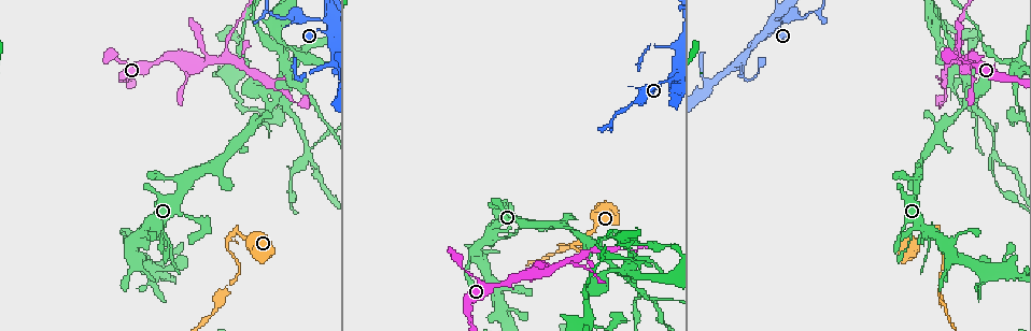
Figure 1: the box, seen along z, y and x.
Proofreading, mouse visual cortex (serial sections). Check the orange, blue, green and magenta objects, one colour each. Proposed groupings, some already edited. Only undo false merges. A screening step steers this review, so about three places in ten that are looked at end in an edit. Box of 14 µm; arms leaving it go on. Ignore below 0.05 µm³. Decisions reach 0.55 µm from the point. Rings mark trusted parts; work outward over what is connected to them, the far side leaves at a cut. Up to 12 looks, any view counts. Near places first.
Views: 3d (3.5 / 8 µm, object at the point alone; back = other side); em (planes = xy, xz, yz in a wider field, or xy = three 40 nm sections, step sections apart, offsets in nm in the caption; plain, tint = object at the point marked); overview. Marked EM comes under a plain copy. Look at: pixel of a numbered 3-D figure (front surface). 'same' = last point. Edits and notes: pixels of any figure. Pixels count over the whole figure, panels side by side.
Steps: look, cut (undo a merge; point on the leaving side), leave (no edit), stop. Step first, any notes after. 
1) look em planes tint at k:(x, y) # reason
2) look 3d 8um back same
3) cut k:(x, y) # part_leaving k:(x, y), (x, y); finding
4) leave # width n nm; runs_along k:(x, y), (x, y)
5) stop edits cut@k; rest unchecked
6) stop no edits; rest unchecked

look 3d 3.5um at 1:(325, 66) # abrupt turn

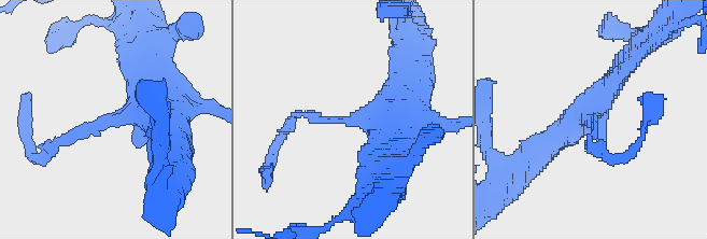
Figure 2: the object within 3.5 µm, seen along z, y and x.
look em xy step 3 tint at 2:(116, 117) # now the EM

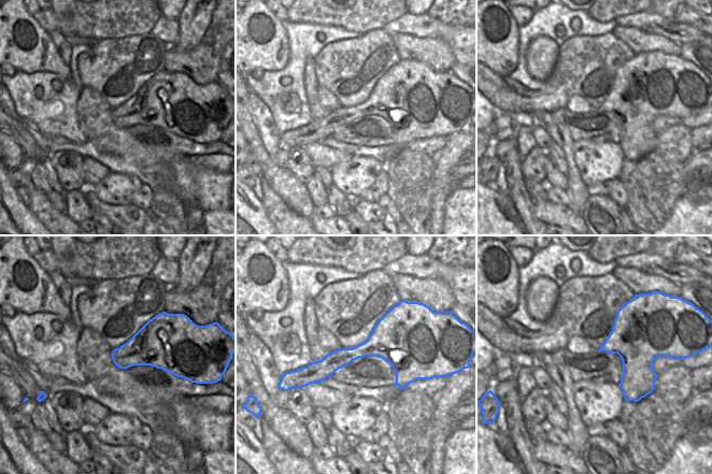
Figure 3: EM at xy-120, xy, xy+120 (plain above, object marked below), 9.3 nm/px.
leave # runs_along 2:(154, 80), (141, 113), (55, 149); continuous, no second cell

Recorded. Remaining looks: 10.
look 3d 3.5um at 1:(637, 100) # thick turns thin

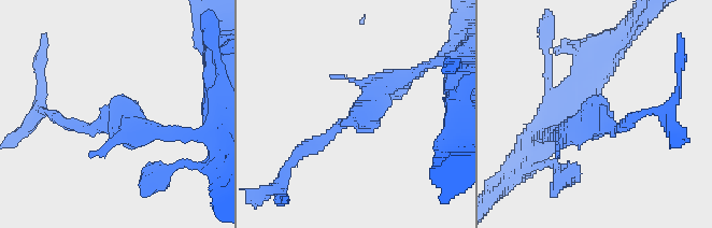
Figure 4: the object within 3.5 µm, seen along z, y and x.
look em xy step 1 tint at 4:(353, 122) # arm_widths 200, 300 nm; shape alone is not enough

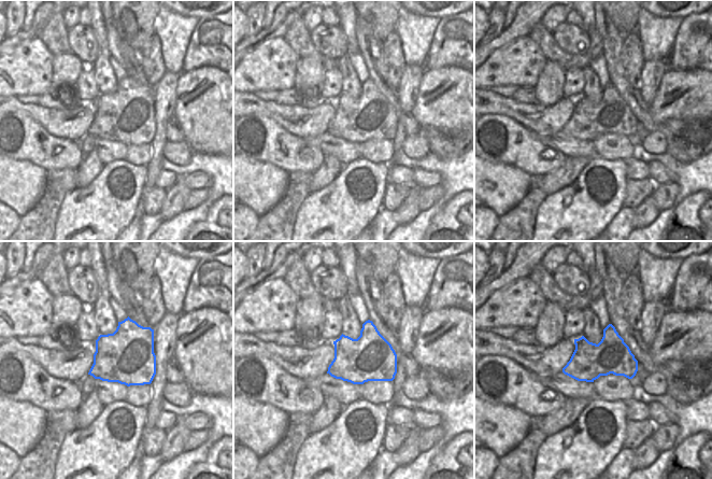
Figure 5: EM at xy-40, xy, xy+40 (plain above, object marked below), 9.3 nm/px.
cut 4:(352, 118) # part_leaving 4:(373, 96), (353, 120), (294, 158); a second cell is stuck on

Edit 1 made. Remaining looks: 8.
look 3d 3.5um at 1:(955, 62) # side arm on a straight run

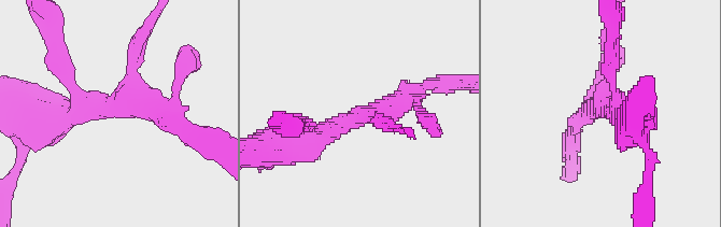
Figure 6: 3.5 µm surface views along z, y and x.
leave # arm_widths 150, 250, 300 nm; runs_along 6:(302, 144), (424, 86); one cell here

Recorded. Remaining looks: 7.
look 3d 3.5um at 1:(955, 69) # small branch off a trunk

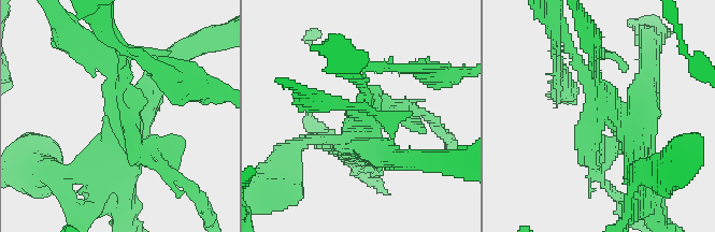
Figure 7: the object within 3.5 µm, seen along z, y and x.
look em xy step 3 tint at 7:(123, 110)

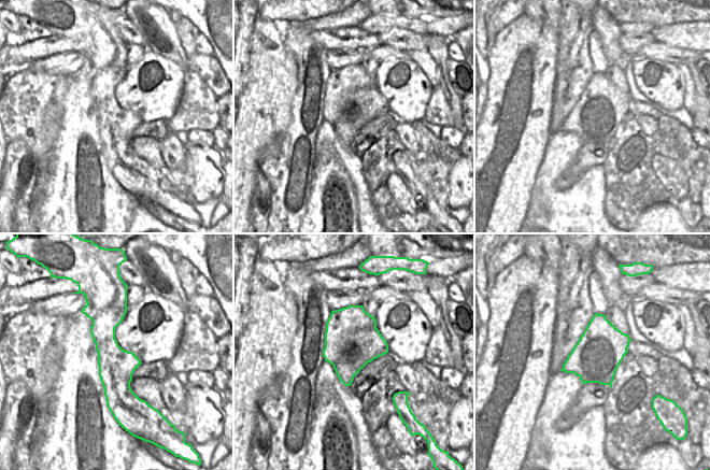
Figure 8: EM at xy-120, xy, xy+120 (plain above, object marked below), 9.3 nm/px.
cut 7:(610, 140) # part_leaving 7:(122, 167), (122, 77); a second cell is stuck on

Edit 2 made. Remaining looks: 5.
look 3d 3.5um at 1:(576, 242) # sharp bend

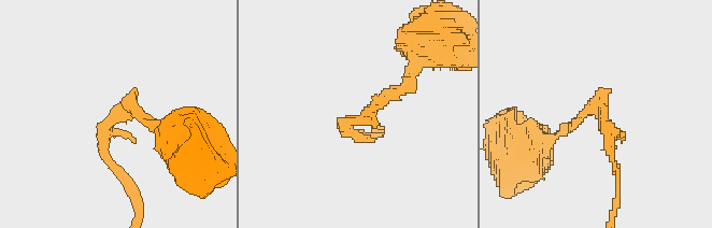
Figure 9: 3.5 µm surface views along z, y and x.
look em planes tint at 9:(122, 106)

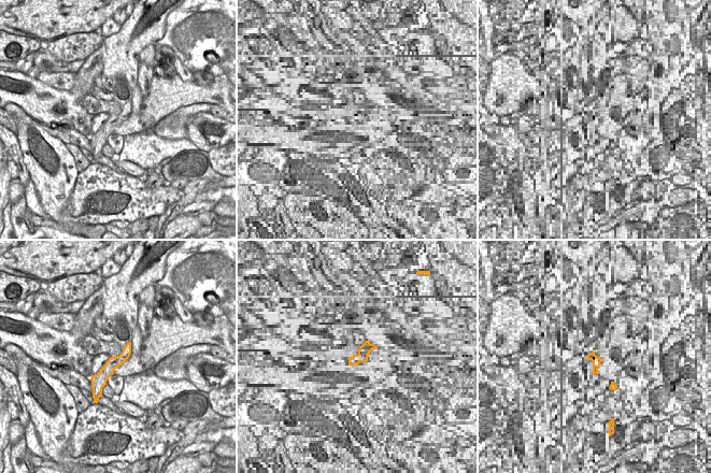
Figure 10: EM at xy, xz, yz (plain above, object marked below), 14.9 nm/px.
cut 9:(610, 141) # width 190 nm; part_leaving 9:(602, 113), (615, 166), (615, 205); a second cell is stuck on

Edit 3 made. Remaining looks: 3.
stop edits cut@4, cut@7, cut@9; rest unchecked

